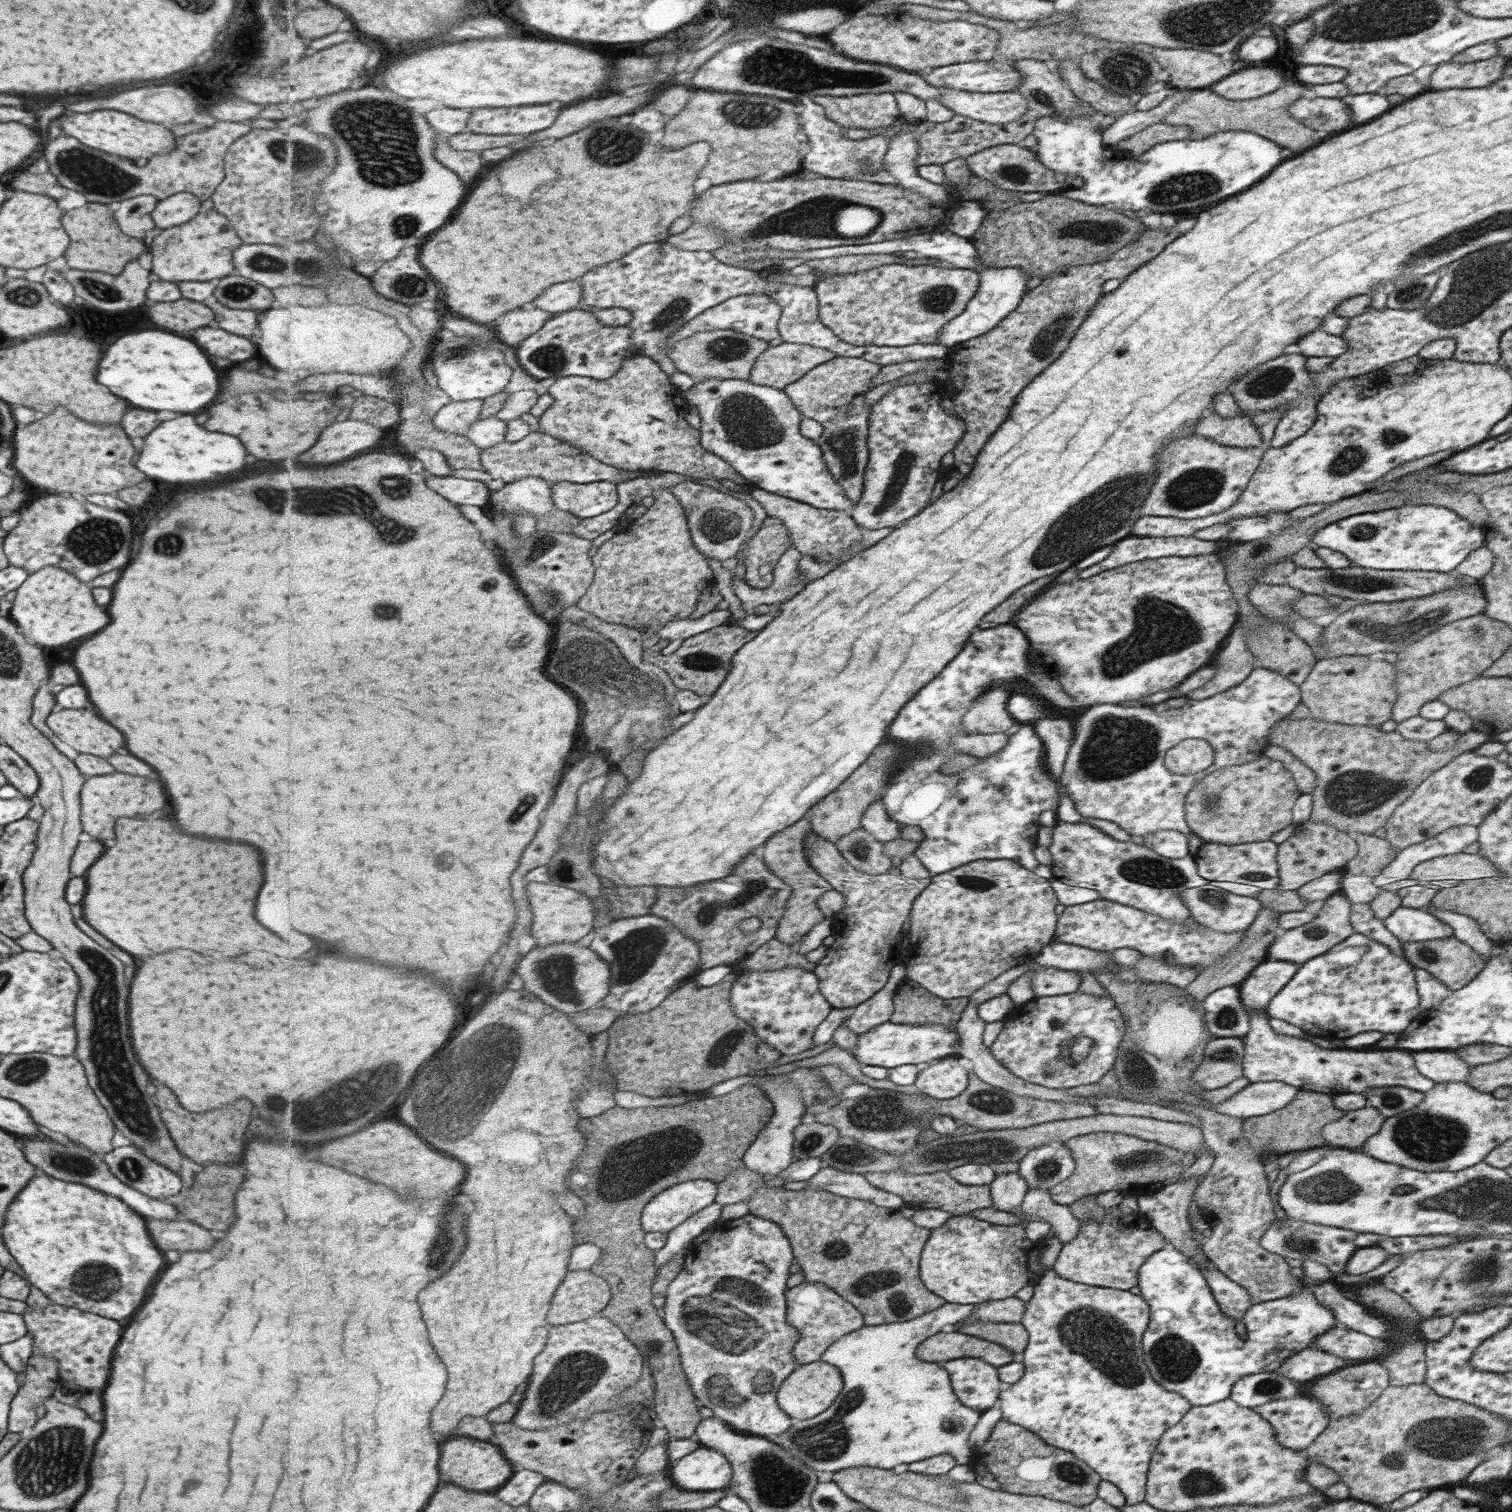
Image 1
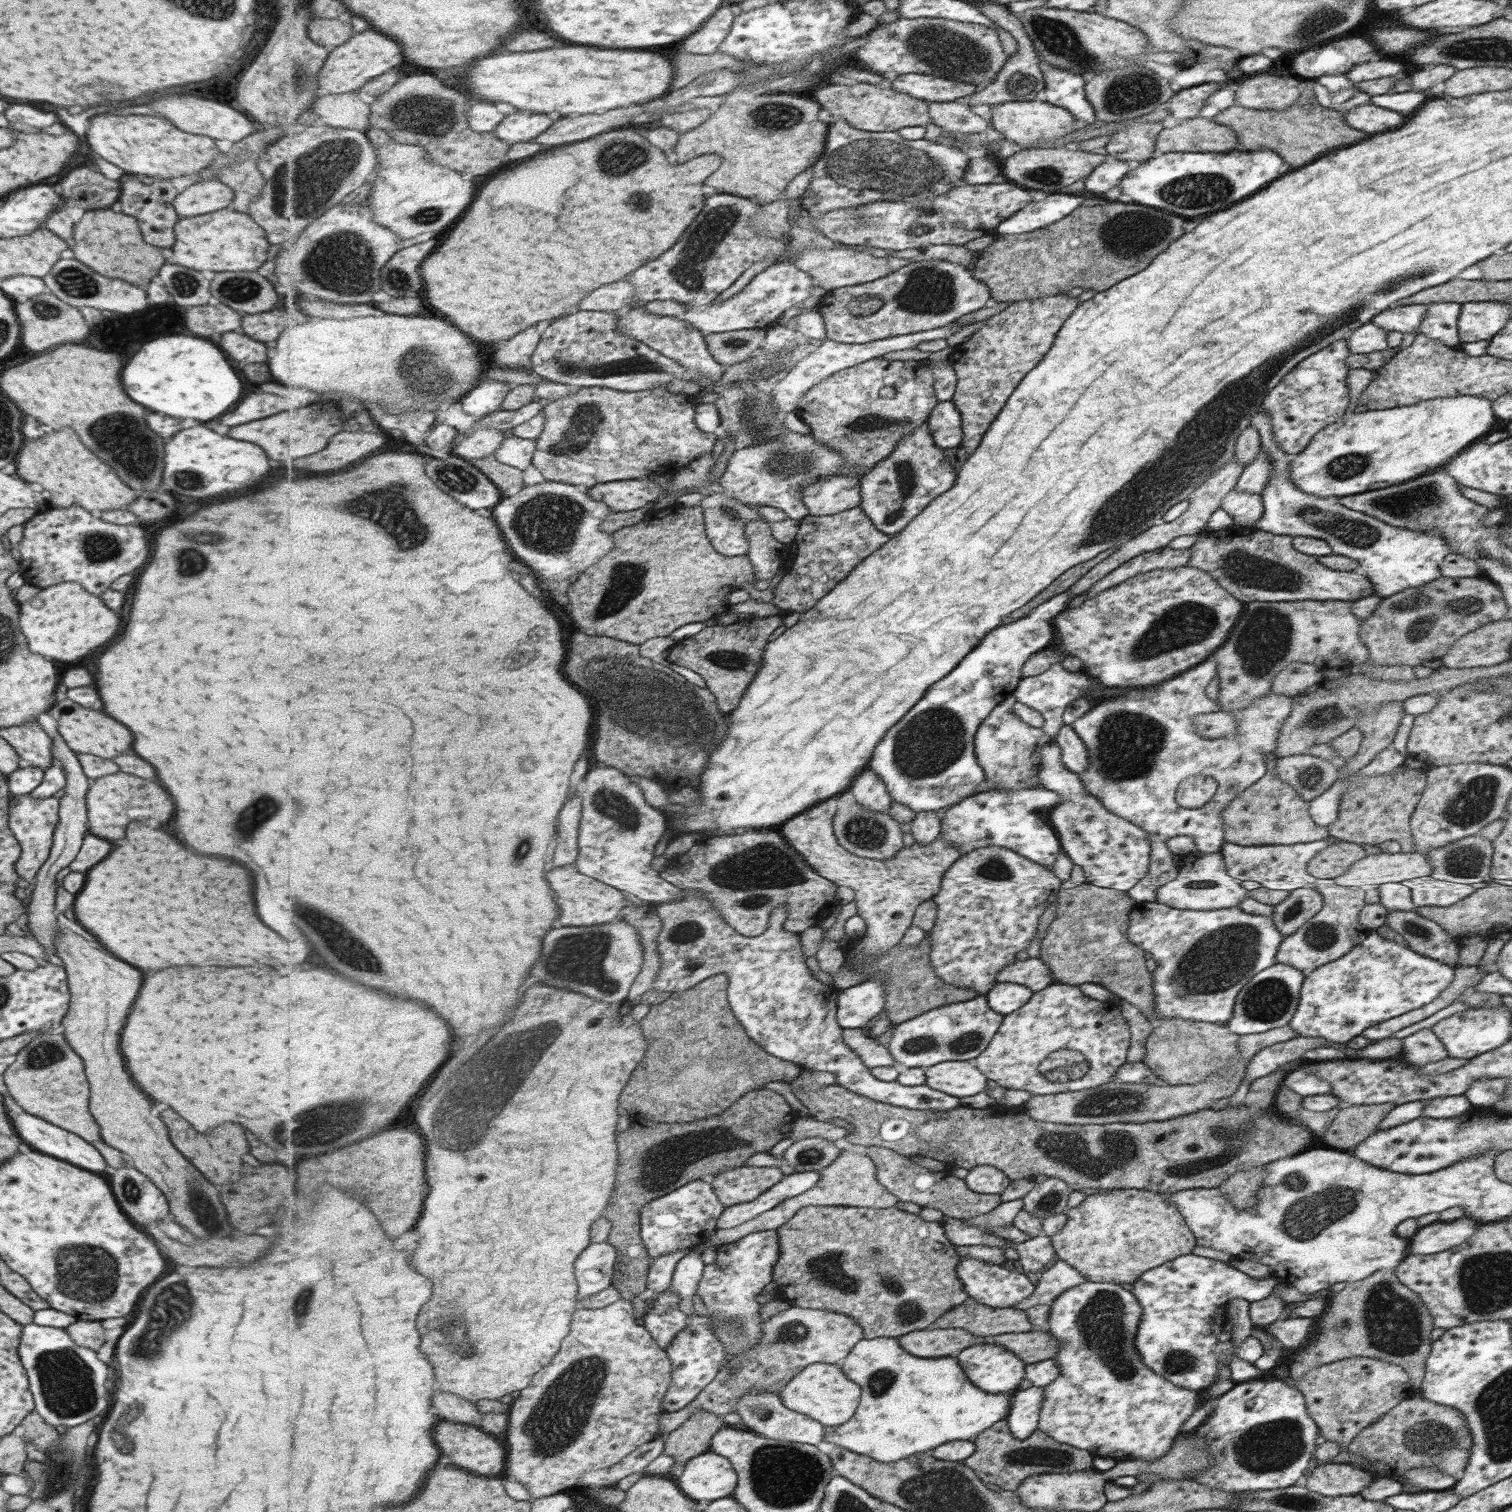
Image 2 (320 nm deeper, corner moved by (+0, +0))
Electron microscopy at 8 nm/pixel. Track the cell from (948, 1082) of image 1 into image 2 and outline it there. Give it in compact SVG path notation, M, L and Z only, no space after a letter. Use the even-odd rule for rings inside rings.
M952 1059L930 1067L925 1072L926 1086L957 1099L983 1092L987 1078L971 1061Z

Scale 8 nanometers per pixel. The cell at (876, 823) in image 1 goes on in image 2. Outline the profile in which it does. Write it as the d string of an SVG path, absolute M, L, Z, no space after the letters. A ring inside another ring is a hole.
M867 768L857 776L849 790L857 802L874 811L889 812L893 804L885 781L873 769Z

